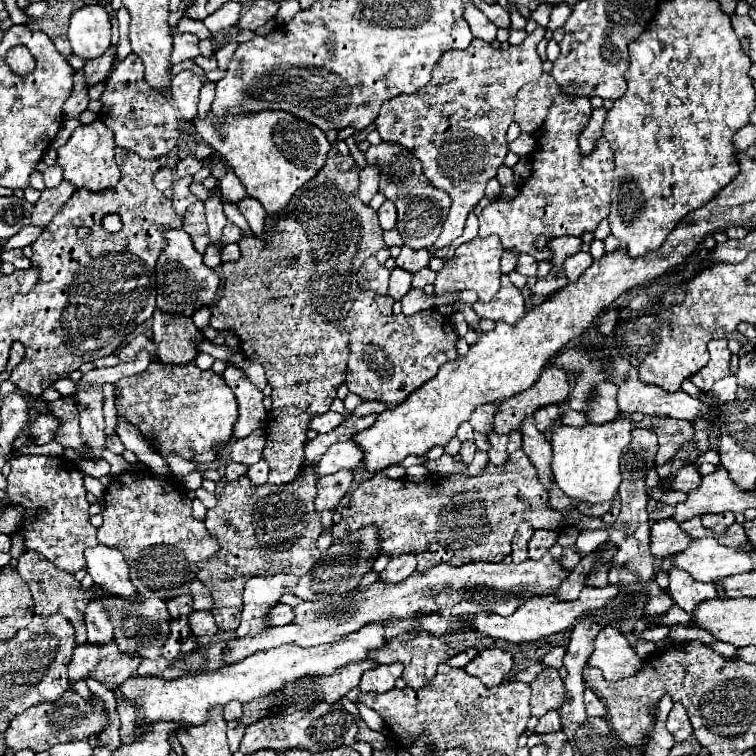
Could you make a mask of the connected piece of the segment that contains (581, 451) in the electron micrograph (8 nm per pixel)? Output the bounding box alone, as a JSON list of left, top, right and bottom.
[551,417,633,505]

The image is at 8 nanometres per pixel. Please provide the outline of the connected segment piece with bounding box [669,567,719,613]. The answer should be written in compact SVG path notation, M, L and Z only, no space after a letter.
M671 567L669 581L669 595L675 601L675 605L679 605L685 613L693 613L695 605L699 605L701 601L719 597L713 583L699 583L687 571L677 567Z

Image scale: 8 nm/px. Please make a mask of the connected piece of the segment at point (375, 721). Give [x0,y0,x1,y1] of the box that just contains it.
[356,704,385,733]

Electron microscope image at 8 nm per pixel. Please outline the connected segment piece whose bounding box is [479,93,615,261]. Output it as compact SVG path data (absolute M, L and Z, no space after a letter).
M559 93L555 101L551 103L551 109L541 125L541 131L537 135L537 149L531 155L531 177L521 183L521 189L517 197L513 199L495 199L489 207L485 207L479 215L479 237L497 235L505 247L505 251L515 251L517 255L527 253L535 257L537 261L551 261L551 249L543 247L537 249L535 241L539 235L545 235L549 239L559 235L575 235L581 237L587 231L595 231L597 225L607 219L609 205L611 205L611 191L613 191L613 153L609 147L609 141L601 137L595 143L595 149L589 155L583 155L579 151L579 133L591 119L591 103L587 97L567 97L565 93Z

